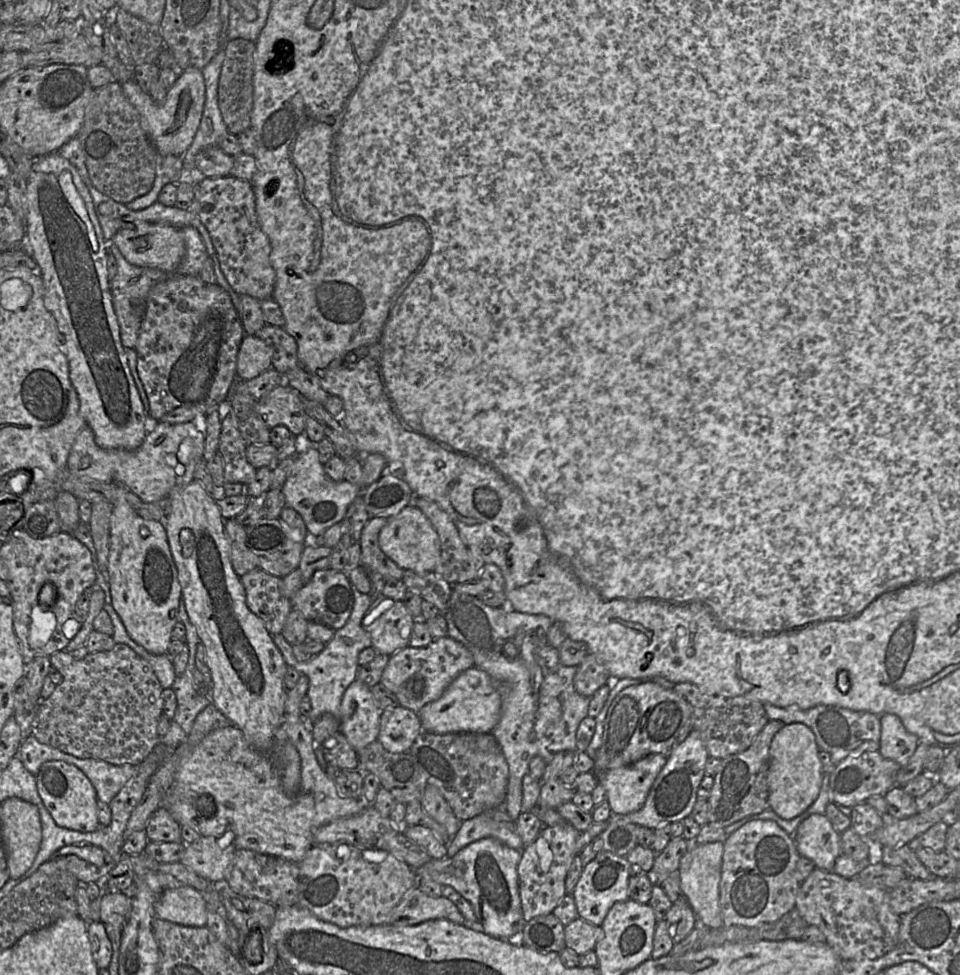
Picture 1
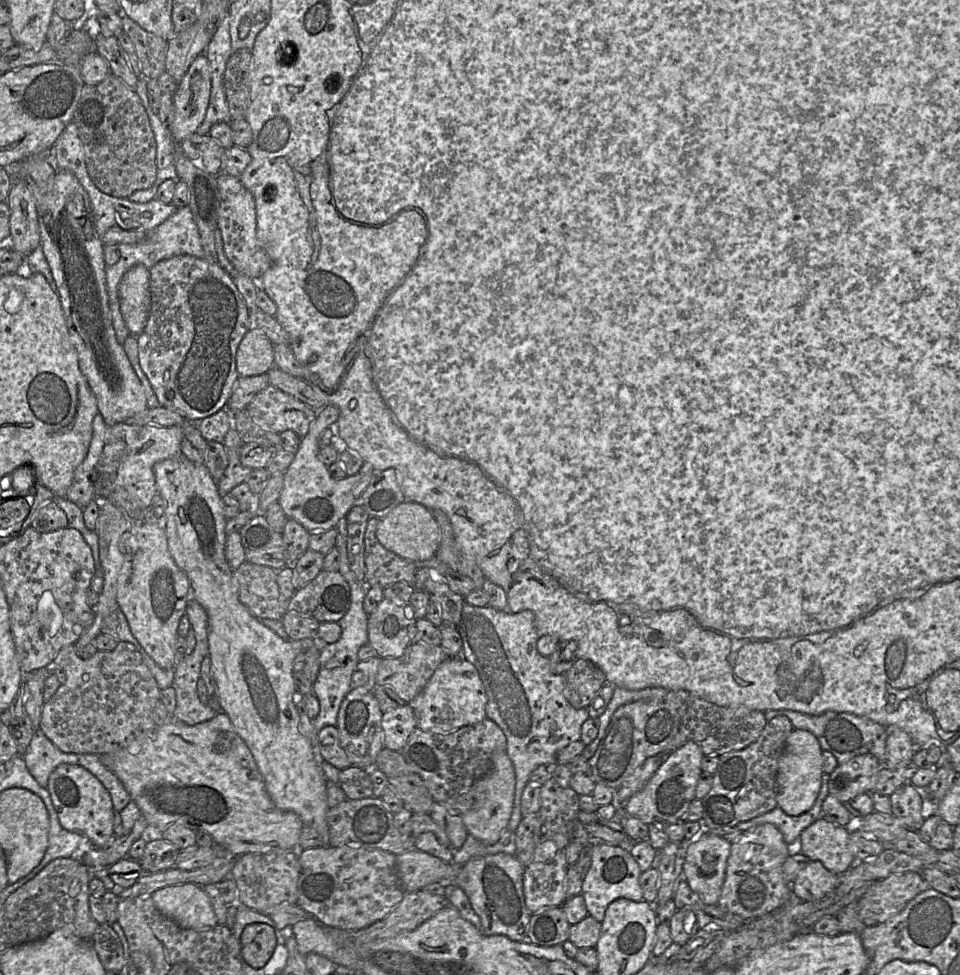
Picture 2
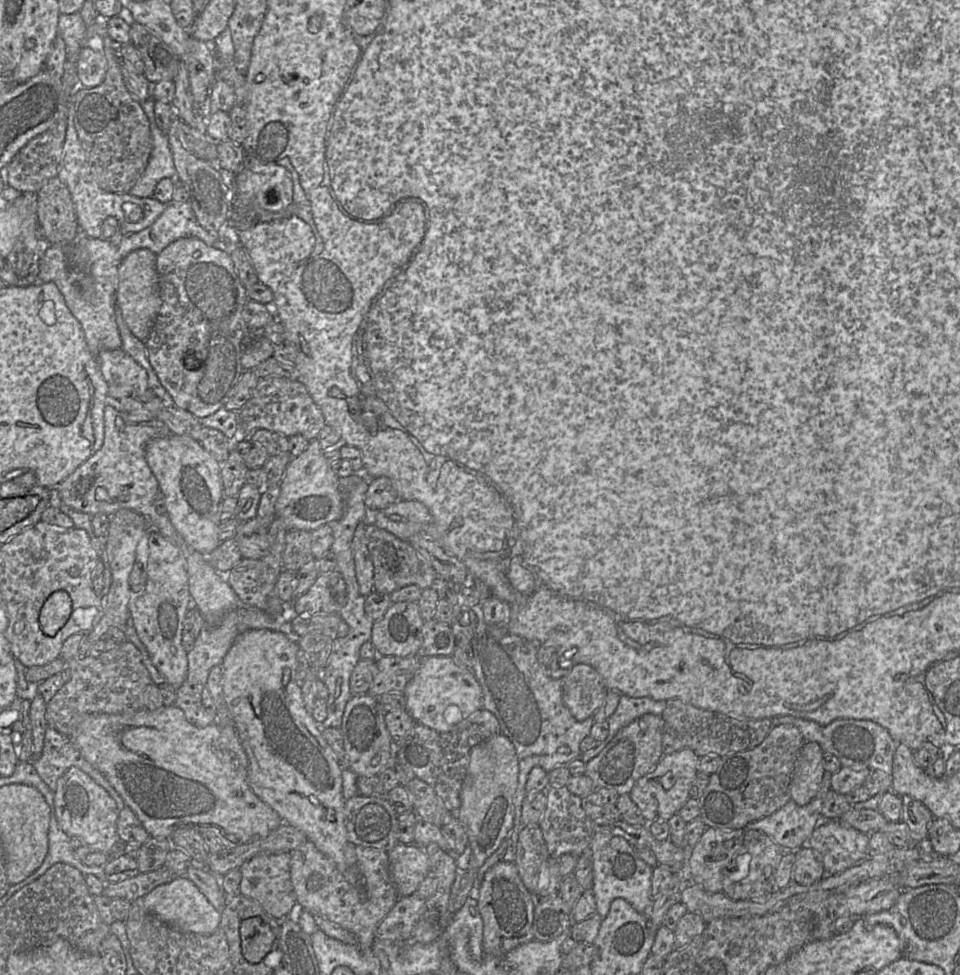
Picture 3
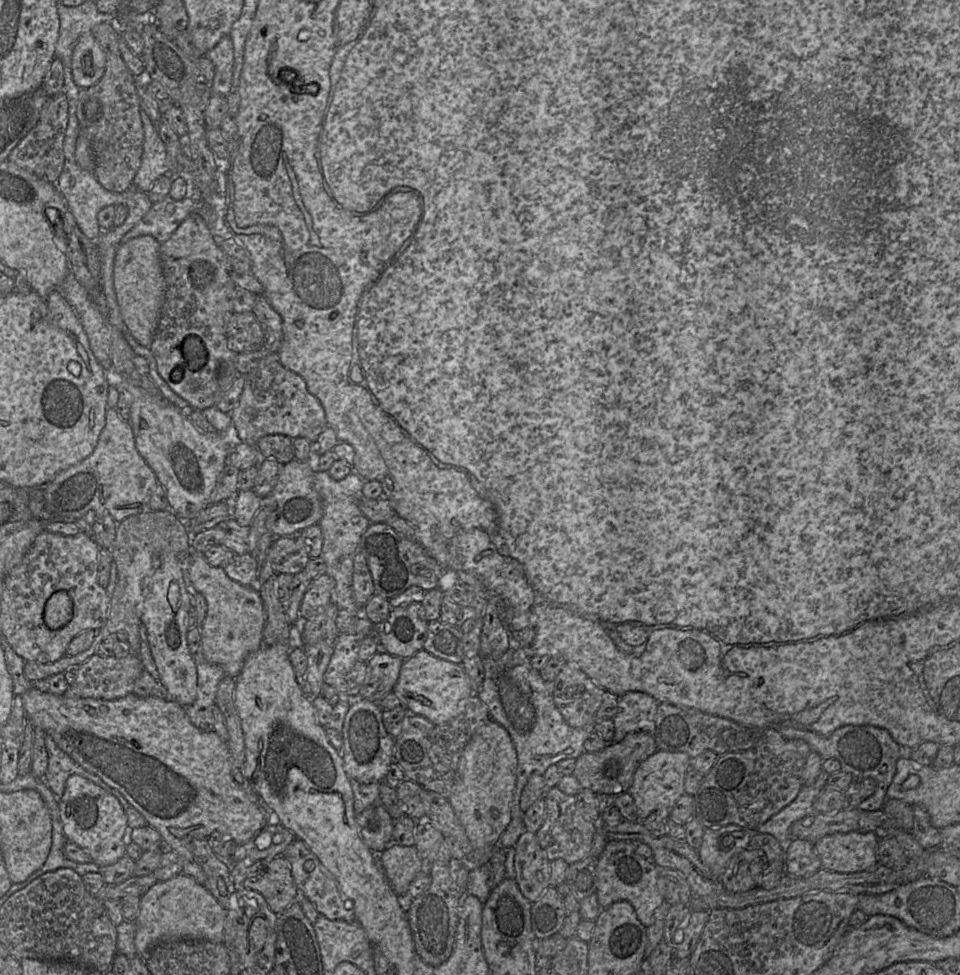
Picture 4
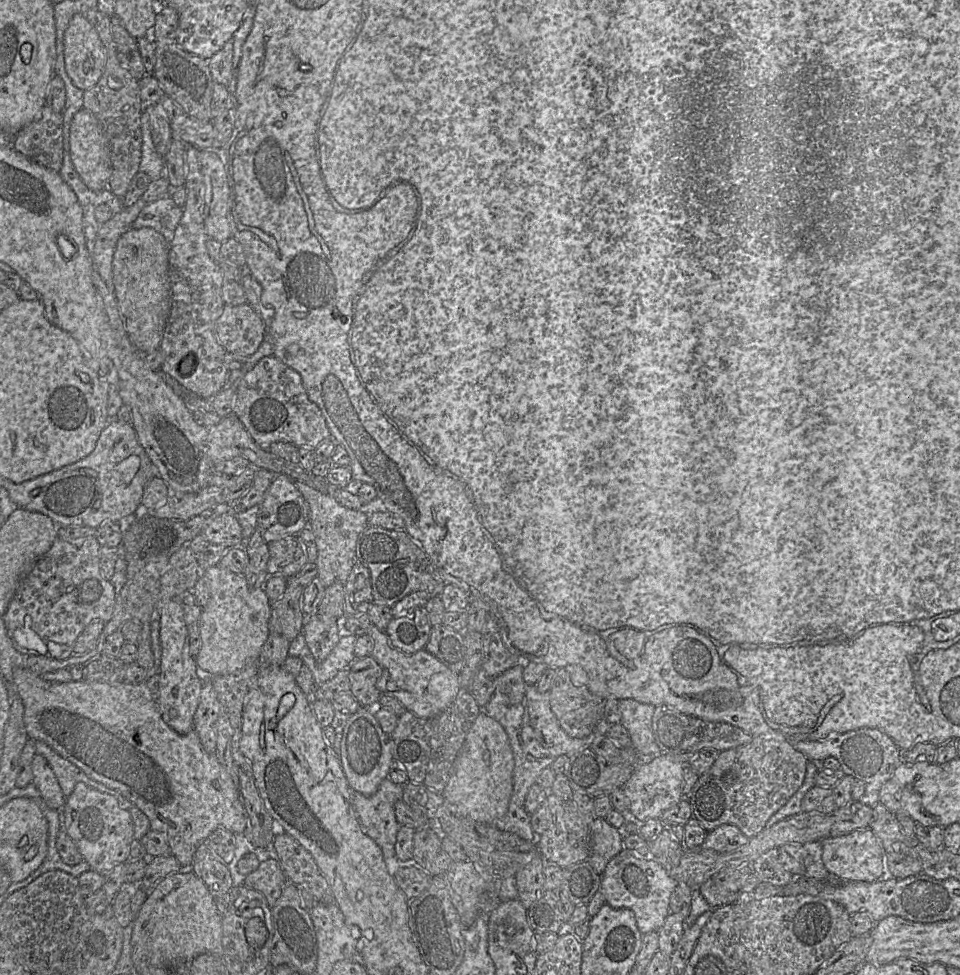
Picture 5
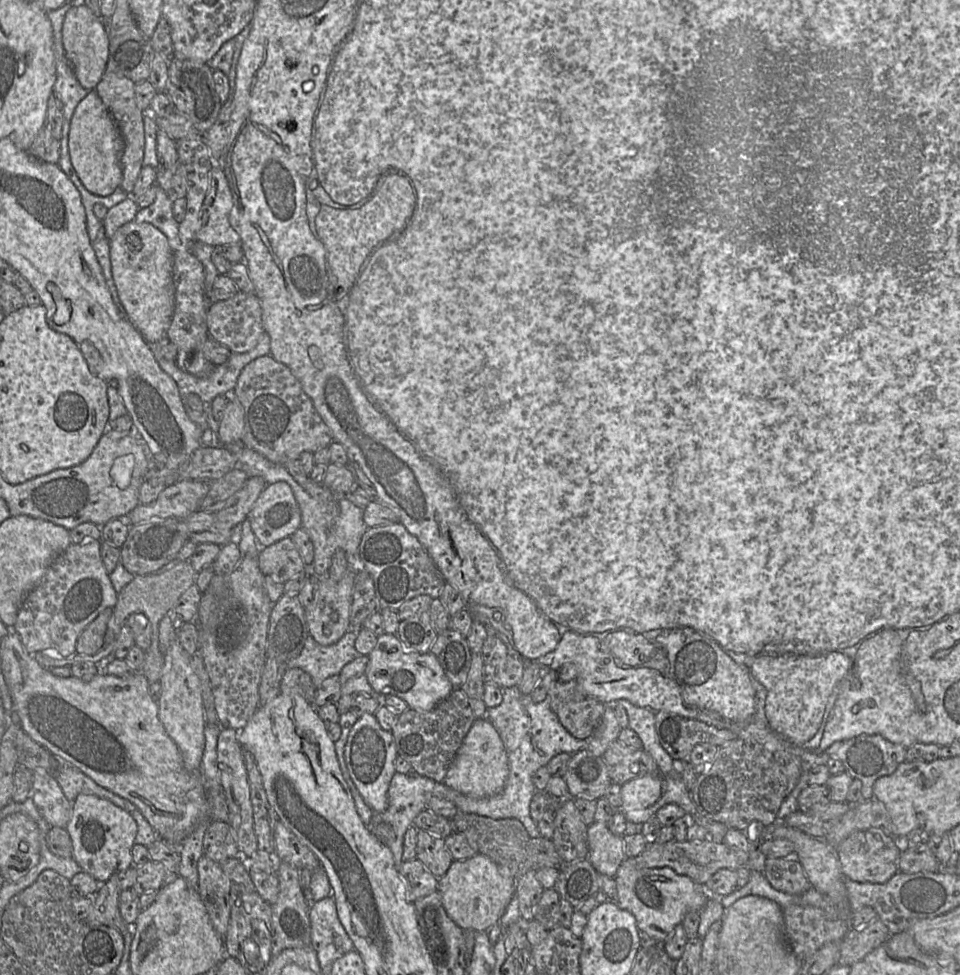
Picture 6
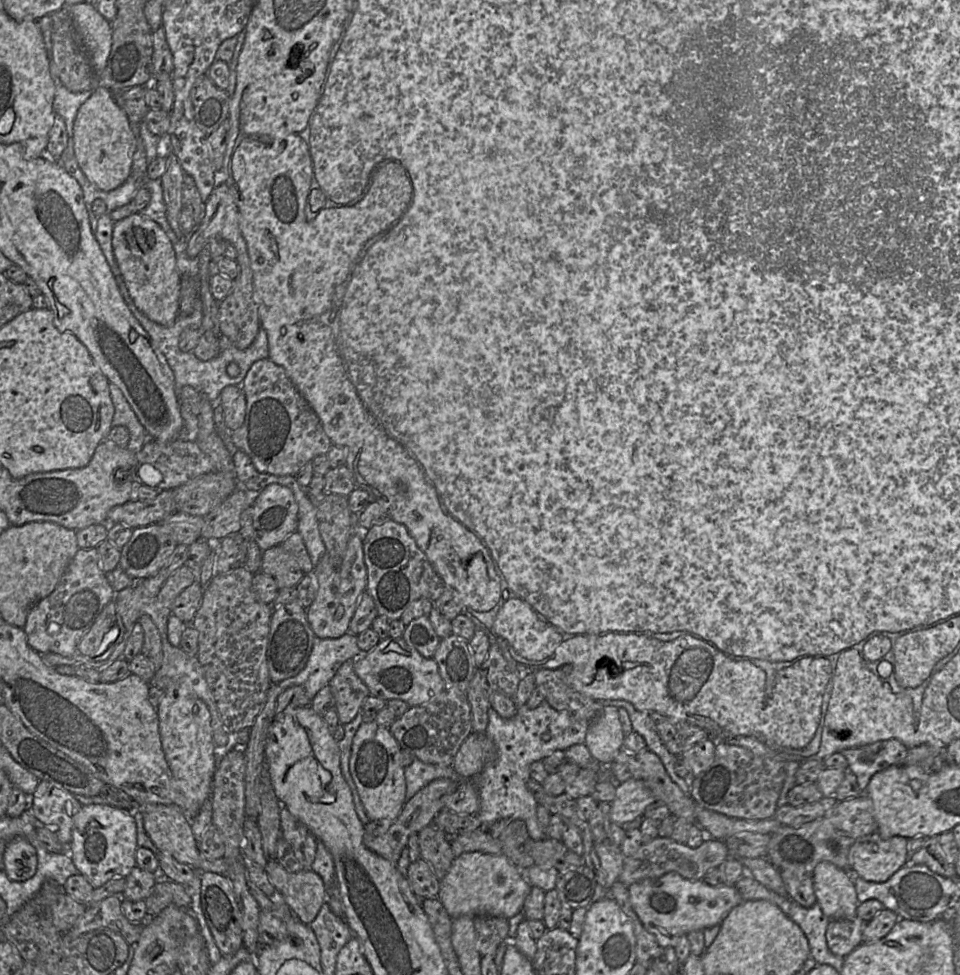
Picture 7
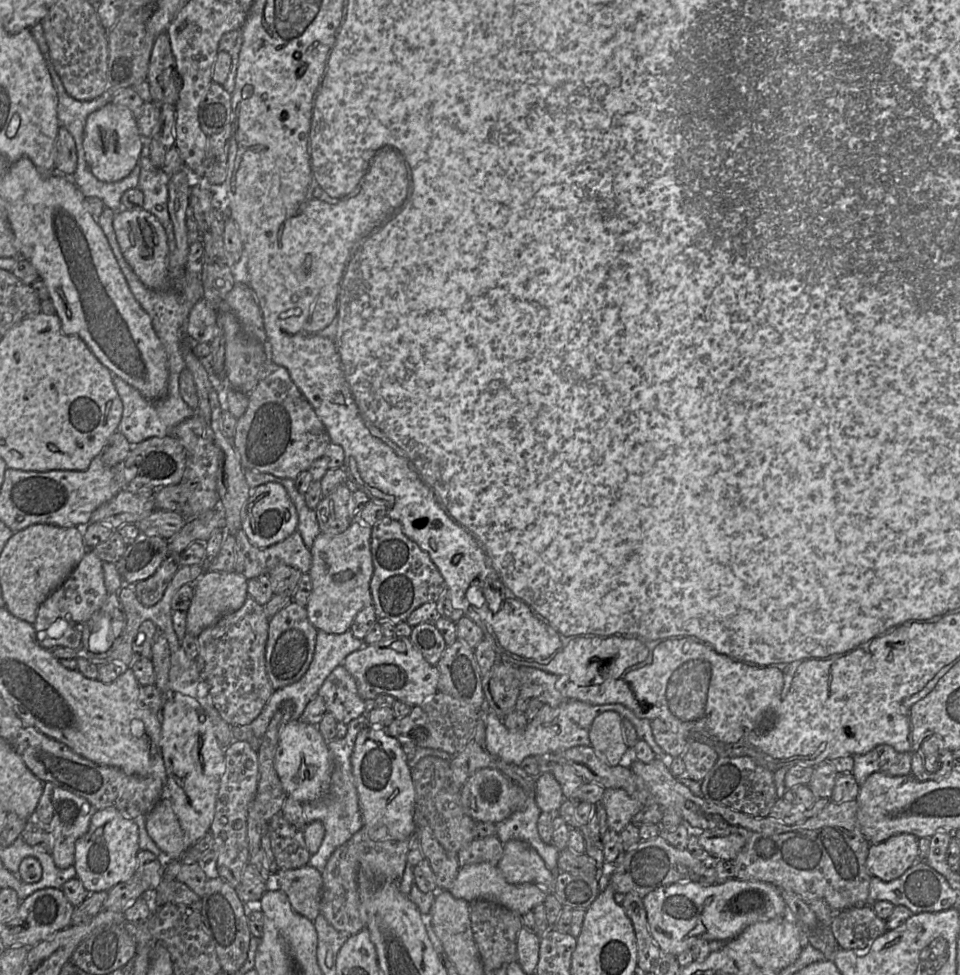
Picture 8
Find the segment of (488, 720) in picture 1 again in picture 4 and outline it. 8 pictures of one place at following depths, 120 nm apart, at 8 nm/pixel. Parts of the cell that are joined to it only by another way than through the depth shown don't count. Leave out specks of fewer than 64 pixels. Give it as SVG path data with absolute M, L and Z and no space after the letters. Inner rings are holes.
M424 649L403 660L393 691L406 703L408 713L423 716L437 725L455 718L460 713L460 702L474 694L462 665L435 657Z

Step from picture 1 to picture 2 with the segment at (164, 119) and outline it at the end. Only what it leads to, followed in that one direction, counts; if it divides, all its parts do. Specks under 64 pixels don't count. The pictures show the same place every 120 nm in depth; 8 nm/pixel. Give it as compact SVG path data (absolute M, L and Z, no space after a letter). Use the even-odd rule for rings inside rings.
M205 54L198 55L173 94L171 136L180 144L195 133L204 120L210 98L211 73Z

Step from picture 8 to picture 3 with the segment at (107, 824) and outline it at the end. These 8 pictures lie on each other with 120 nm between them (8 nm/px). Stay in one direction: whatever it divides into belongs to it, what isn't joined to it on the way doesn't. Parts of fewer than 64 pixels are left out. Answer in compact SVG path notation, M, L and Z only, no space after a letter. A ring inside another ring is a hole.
M70 767L57 781L54 792L57 823L75 842L107 851L111 857L126 855L117 833L119 810L116 801L93 778L77 767Z

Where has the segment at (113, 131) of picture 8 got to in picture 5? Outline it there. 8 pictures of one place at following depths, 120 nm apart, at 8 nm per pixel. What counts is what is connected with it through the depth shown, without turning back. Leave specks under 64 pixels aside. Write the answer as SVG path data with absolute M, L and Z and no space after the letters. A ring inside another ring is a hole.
M84 107L71 122L70 158L88 188L93 191L108 189L112 173L108 141L98 119Z

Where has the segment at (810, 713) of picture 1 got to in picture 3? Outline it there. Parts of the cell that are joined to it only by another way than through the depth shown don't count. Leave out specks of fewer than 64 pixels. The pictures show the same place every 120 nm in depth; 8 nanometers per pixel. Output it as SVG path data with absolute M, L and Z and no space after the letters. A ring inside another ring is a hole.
M790 715L775 716L770 719L773 726L790 724L797 727L806 742L817 742L824 753L835 755L842 766L852 769L881 770L892 775L894 753L899 744L889 732L873 721L856 719L836 719L827 725L797 718Z

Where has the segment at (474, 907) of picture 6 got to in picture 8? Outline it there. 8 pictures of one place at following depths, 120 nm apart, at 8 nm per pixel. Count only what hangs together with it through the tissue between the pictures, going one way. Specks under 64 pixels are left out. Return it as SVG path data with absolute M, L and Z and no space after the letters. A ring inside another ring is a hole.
M483 862L460 867L449 892L455 898L464 899L467 902L477 899L490 900L523 915L528 911L532 911L538 904L544 903L551 891L548 891L546 887L531 883L510 884L502 876L498 866Z

